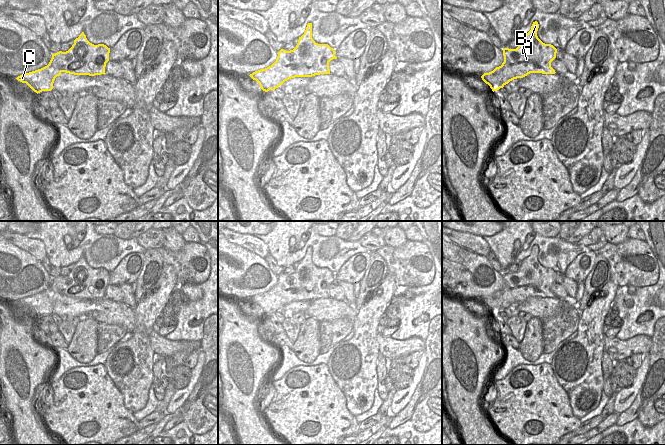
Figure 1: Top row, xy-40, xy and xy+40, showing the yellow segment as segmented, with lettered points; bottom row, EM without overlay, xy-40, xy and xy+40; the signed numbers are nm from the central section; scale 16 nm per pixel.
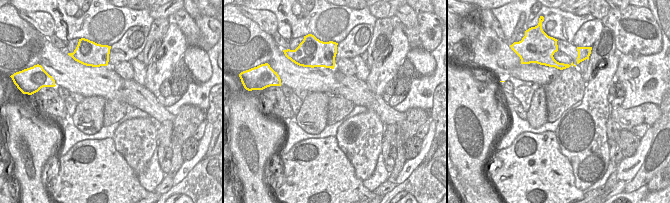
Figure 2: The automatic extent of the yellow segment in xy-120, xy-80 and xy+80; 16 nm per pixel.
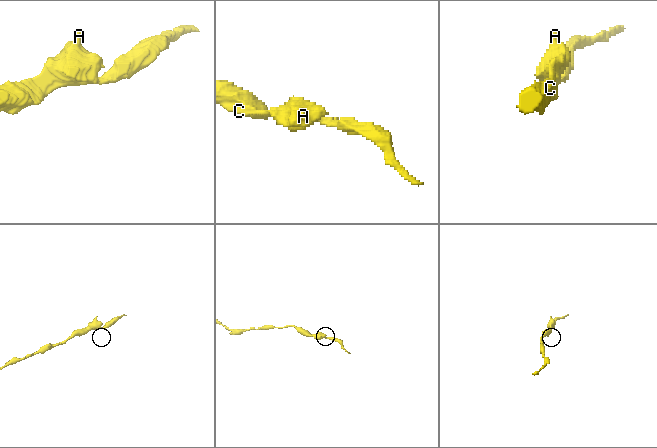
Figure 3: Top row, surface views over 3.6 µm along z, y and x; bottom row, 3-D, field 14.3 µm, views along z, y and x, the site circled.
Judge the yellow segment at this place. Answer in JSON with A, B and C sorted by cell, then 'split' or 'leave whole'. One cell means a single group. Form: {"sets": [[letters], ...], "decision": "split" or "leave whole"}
{"sets": [["A", "B", "C"]], "decision": "leave whole"}

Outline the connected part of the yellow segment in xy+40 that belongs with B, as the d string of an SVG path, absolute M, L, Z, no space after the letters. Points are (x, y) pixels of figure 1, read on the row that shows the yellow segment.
M533 22L531 30L521 38L521 43L516 49L503 49L502 65L481 76L493 92L503 88L510 81L523 78L530 73L556 73L551 67L551 62L556 58L557 49L538 38L538 28L538 22Z

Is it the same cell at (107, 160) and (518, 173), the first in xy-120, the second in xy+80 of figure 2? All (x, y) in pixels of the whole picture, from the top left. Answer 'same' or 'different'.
same

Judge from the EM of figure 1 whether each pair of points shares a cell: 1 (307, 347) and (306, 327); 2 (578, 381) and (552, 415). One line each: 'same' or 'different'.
1: same
2: different

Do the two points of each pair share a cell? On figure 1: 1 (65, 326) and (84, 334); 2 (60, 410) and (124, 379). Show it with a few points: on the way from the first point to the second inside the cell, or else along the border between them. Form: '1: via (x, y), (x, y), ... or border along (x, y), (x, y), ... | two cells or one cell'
1: border along (76, 327), (68, 345) | two cells
2: border along (103, 365), (108, 376), (122, 395), (123, 405) | two cells

